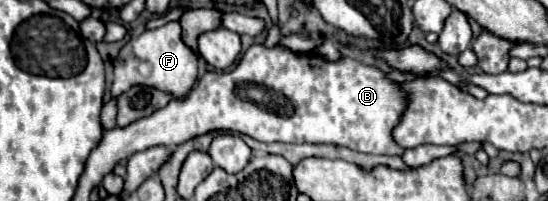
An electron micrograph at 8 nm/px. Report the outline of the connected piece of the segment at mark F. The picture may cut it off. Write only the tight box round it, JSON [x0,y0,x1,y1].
[101,21,199,129]

